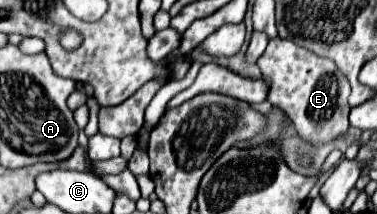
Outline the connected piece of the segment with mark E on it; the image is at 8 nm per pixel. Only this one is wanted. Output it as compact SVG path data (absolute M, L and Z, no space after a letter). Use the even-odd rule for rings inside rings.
M272 39L258 59L262 75L270 83L268 101L282 109L296 125L300 137L310 145L320 145L348 131L348 95L350 83L338 73L334 61L318 57L310 49L302 49L288 39Z

